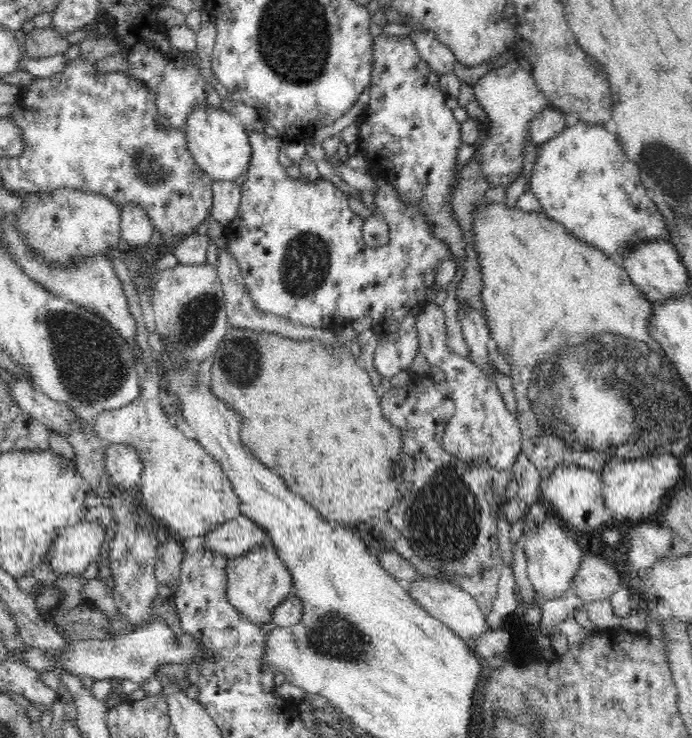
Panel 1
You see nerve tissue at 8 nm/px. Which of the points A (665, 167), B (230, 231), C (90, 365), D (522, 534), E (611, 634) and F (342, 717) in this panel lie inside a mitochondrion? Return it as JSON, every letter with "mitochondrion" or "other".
{"A":"mitochondrion","B":"other","C":"mitochondrion","D":"other","E":"other","F":"other"}

